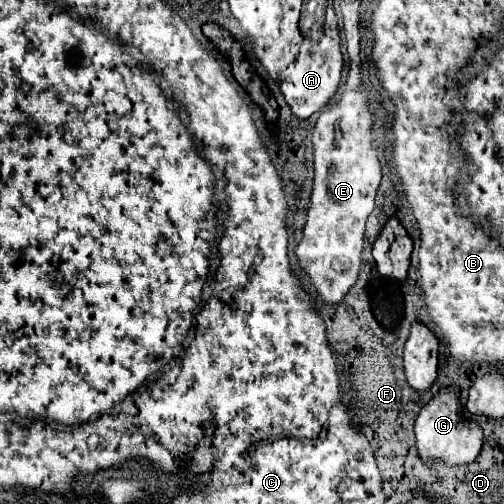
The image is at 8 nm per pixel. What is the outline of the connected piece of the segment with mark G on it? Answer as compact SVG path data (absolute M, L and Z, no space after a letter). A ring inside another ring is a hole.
M439 393L425 403L425 407L421 409L415 421L415 437L417 437L419 457L427 465L431 463L465 465L479 455L483 447L483 431L471 415L467 413L463 415L463 413L465 413L463 405L459 403L459 397L453 393Z

